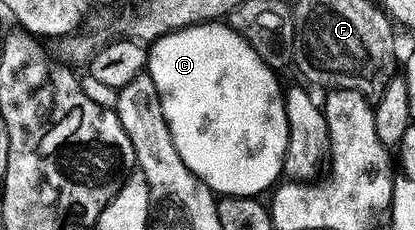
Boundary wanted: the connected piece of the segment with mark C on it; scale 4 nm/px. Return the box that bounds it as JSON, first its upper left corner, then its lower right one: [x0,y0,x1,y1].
[145,23,287,197]

